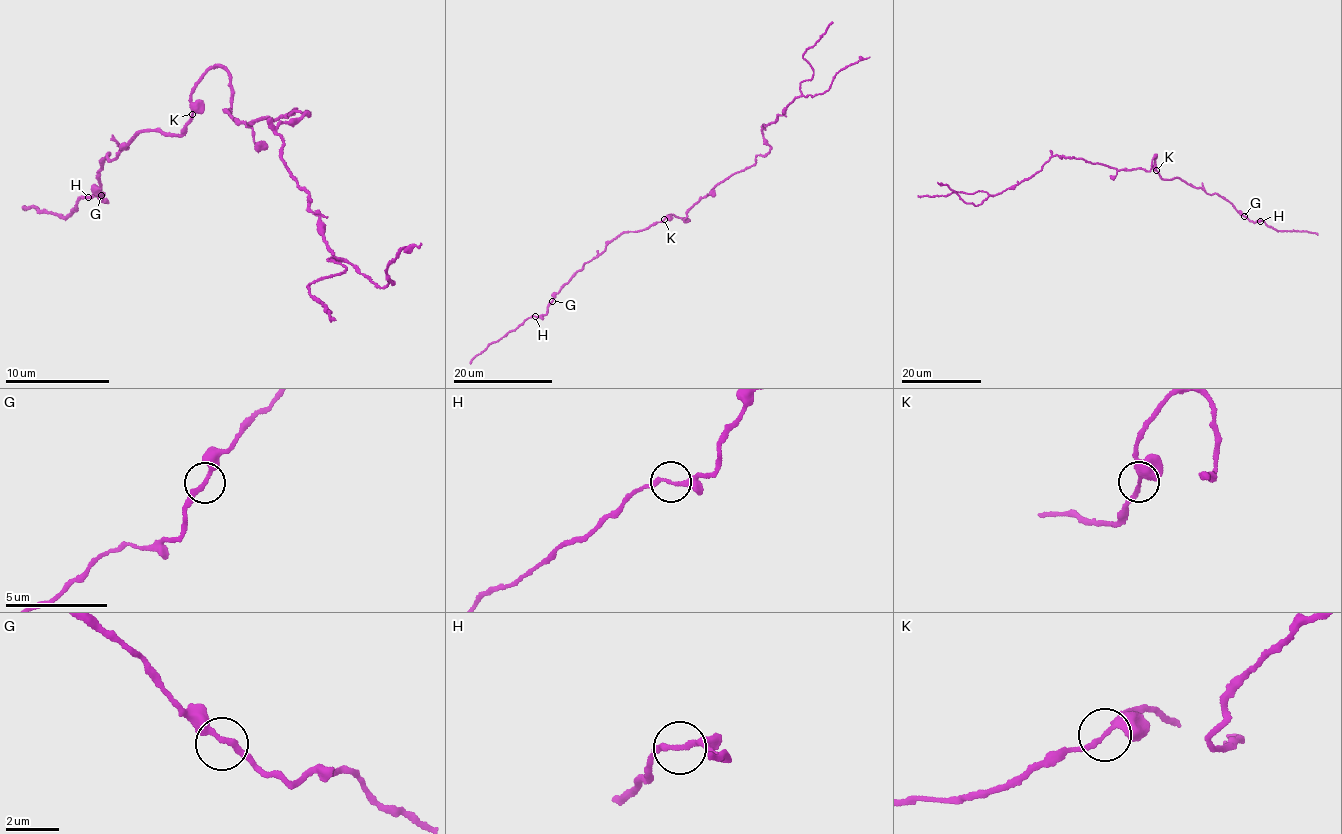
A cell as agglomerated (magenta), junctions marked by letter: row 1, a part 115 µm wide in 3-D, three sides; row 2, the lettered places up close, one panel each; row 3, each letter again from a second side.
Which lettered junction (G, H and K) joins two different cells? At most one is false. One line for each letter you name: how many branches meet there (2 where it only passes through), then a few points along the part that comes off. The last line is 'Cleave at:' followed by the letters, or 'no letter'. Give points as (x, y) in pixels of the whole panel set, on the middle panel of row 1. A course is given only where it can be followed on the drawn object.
Cleave at: no letter

